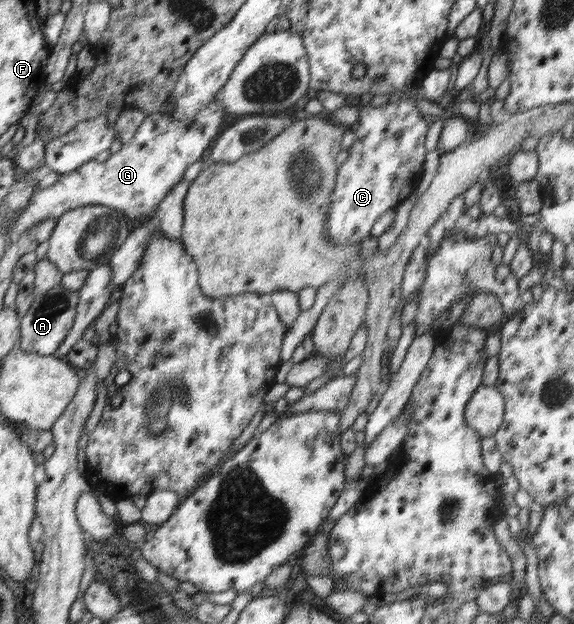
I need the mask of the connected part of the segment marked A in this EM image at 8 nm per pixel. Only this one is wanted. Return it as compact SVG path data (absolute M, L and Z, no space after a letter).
M61 284L52 287L52 290L46 293L35 294L29 310L20 317L20 335L17 347L30 353L53 355L71 332L78 302L79 293L65 289Z

